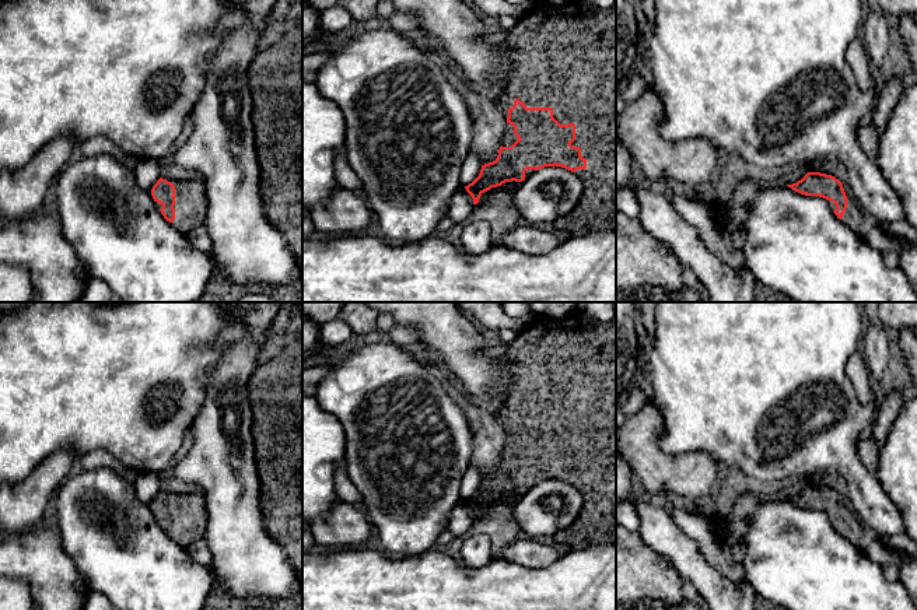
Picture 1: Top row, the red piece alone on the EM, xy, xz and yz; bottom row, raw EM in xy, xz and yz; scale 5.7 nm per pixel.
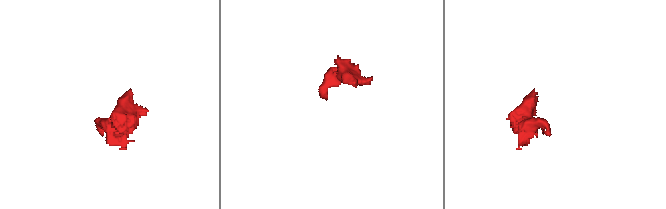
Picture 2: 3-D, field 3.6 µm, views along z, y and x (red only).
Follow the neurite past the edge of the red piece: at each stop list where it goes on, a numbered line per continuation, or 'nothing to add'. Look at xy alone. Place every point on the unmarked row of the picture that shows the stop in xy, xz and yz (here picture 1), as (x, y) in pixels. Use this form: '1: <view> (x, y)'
1: xy (191, 514)

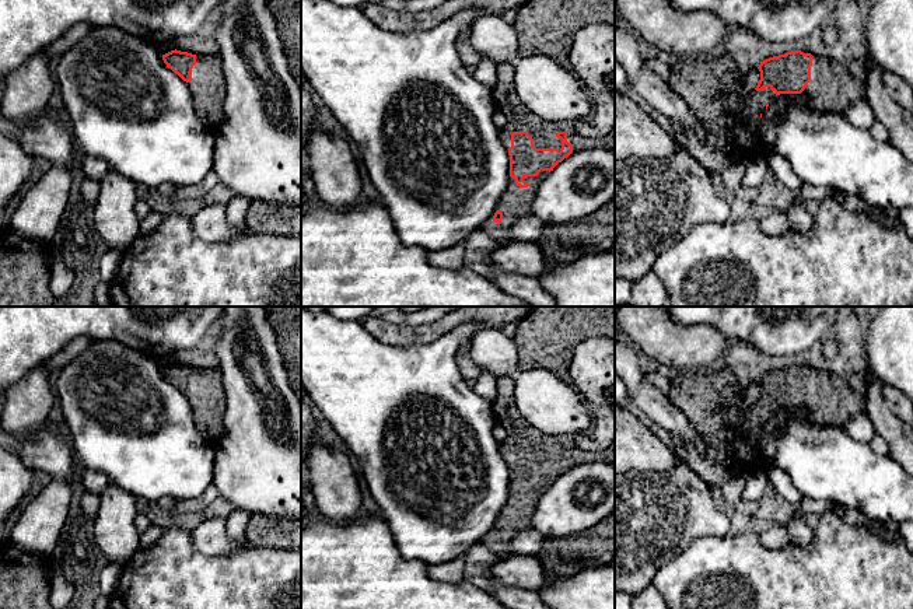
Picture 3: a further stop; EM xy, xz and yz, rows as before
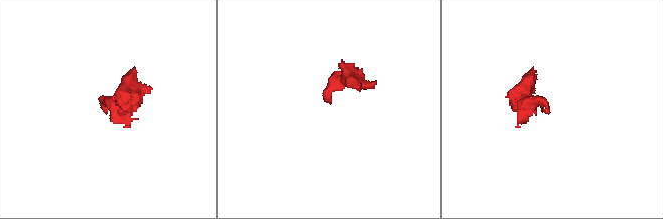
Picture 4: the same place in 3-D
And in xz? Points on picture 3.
1: xz (520, 431)

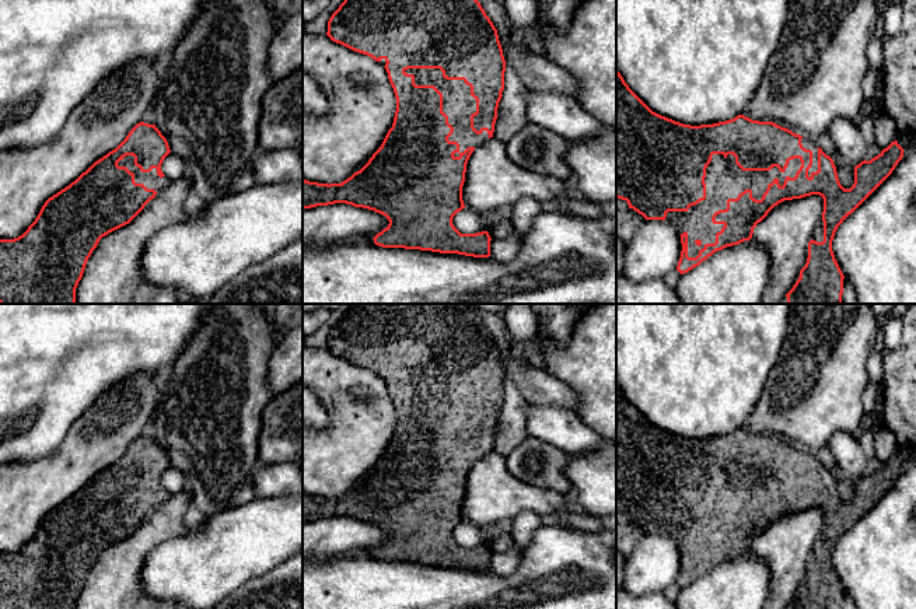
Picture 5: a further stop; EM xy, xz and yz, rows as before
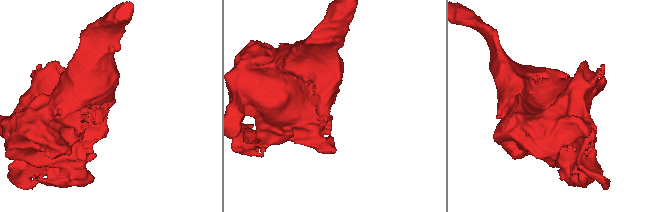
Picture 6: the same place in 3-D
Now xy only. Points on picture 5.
1: xy (150, 493)

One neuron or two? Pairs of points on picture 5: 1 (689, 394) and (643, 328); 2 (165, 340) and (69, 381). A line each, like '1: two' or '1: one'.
1: one
2: one

